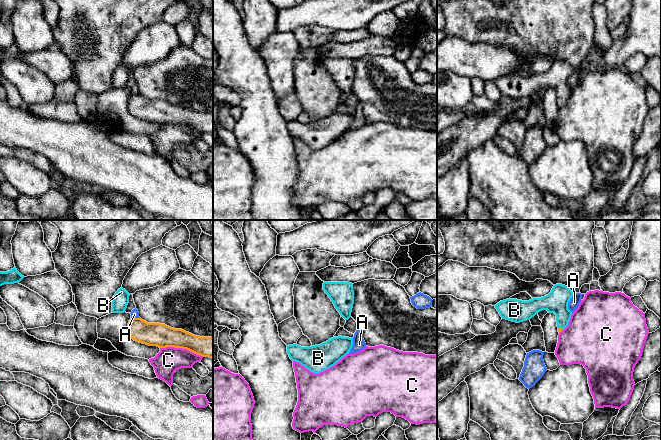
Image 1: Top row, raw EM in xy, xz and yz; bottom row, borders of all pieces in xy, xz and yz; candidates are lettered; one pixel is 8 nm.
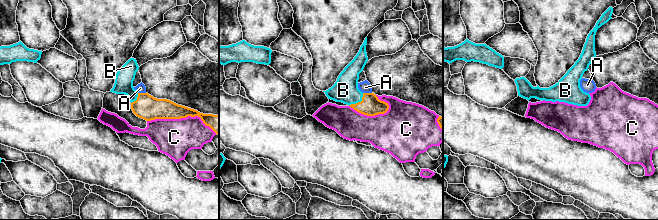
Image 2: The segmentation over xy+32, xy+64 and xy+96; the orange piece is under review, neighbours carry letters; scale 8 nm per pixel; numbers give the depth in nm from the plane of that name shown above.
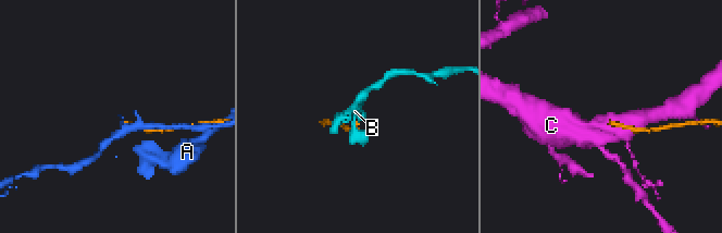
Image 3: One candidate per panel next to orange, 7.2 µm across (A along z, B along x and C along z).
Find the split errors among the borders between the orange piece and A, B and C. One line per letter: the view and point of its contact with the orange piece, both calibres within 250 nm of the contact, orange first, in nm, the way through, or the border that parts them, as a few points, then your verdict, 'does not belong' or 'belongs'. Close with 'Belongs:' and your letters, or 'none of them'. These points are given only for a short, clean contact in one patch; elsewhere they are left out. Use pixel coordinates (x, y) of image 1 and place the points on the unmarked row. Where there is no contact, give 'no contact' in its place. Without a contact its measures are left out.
A: meets orange in xy at (135, 94); 190 nm thick on the orange side, 60 nm on the other; does not belong
B: meets orange in yz at (560, 104); 30 nm thick on the orange side, 180 nm on the other; runs through yz (559, 105), (560, 104), (561, 86), (556, 78); belongs
C: meets orange in xy at (182, 124); 190 nm thick on the orange side, 200 nm on the other; does not belong
Belongs: B

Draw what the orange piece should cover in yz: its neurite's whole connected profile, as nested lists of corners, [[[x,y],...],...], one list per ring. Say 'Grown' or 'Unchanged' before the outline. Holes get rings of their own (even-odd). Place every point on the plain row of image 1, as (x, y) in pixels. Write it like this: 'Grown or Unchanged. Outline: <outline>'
Grown. Outline: [[[556,60],[551,68],[541,74],[533,74],[529,77],[506,75],[495,81],[502,95],[520,99],[530,96],[538,88],[547,86],[556,91],[558,108],[562,108],[570,97],[572,88],[568,85],[568,79],[573,68],[565,61]]]

